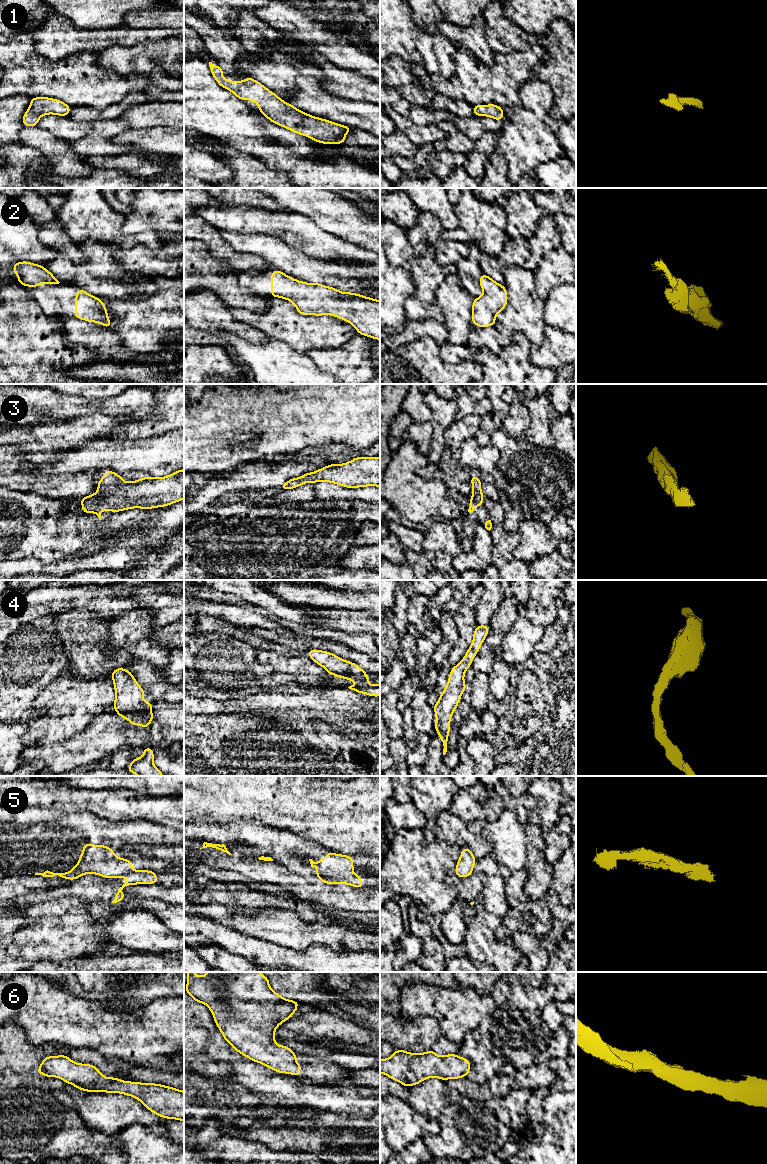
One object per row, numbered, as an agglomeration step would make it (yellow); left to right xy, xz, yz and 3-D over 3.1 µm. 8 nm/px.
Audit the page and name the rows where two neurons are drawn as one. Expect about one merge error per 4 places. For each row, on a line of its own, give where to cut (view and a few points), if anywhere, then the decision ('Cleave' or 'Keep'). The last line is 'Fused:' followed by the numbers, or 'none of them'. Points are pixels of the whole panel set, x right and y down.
1: No split. Keep
2: No split. Keep
3: No split. Keep
4: No split. Keep
5: Split along xy (132, 870), (121, 877). Cleave
6: No split. Keep
Fused: 5

